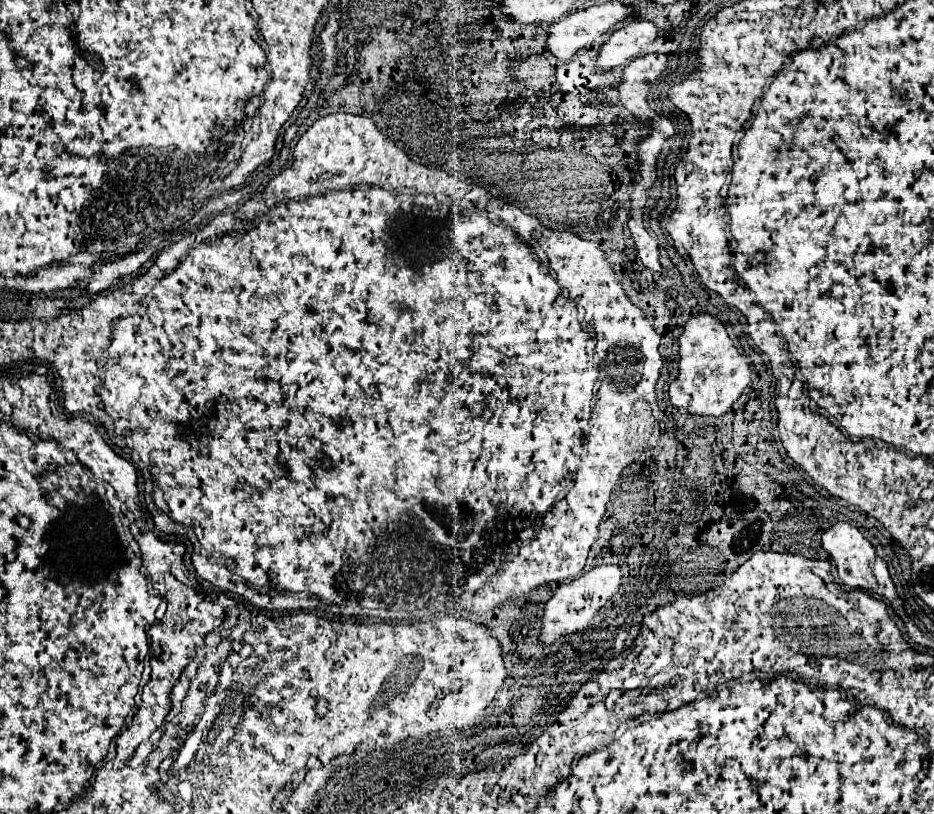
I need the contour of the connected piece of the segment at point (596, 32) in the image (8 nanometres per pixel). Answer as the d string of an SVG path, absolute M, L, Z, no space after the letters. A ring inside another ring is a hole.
M602 3L576 11L548 27L548 49L556 57L568 61L578 49L622 27L622 21L626 21L626 5L622 3Z

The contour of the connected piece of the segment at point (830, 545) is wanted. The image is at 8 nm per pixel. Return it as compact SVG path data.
M836 523L832 525L828 531L824 531L822 535L822 547L830 553L830 557L836 563L838 575L844 581L846 587L852 589L864 589L870 591L874 595L884 595L884 601L890 603L892 607L896 603L900 603L900 597L896 593L896 585L892 583L892 577L888 573L888 565L882 557L878 557L876 549L872 547L872 543L860 533L858 527L850 525L850 523Z

